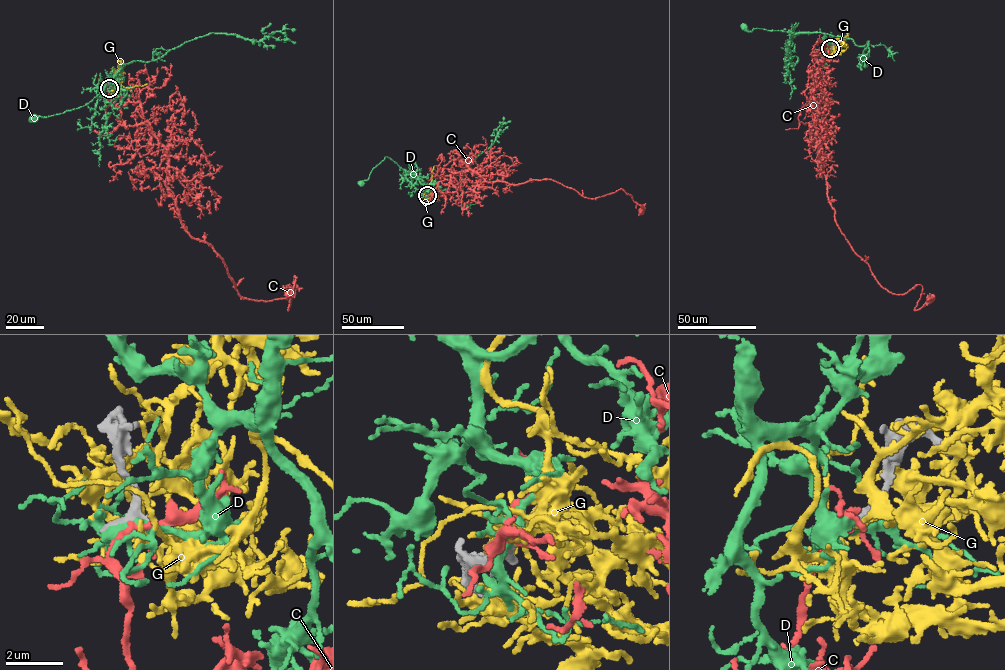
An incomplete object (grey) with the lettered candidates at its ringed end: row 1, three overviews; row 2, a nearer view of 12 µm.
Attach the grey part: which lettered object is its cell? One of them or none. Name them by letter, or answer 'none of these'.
C

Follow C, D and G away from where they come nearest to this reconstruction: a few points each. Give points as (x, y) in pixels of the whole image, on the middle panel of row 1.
C: (427, 195), (444, 176), (469, 169), (492, 182), (552, 179), (592, 198), (621, 189), (642, 210)
D: (427, 195), (429, 192), (421, 181), (386, 156), (372, 169), (367, 179), (361, 182)
G: (428, 195), (427, 186), (432, 179), (434, 165)

